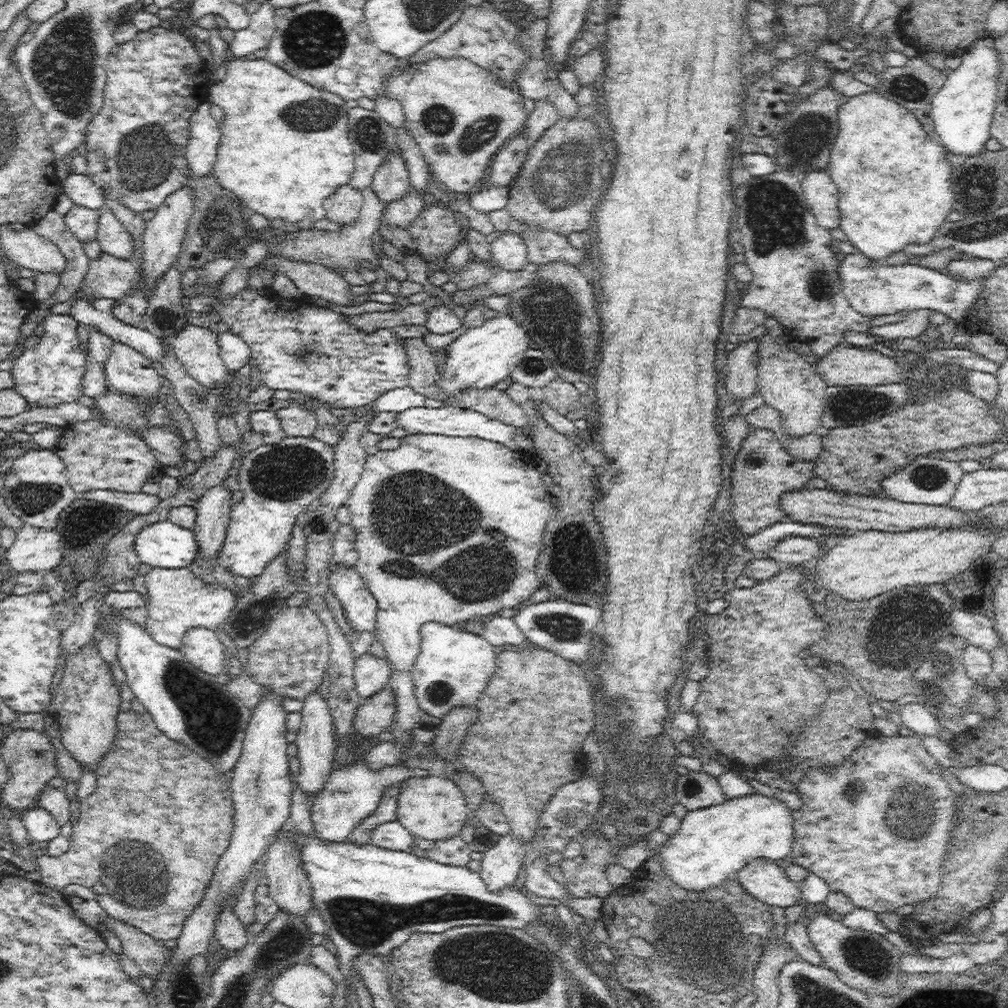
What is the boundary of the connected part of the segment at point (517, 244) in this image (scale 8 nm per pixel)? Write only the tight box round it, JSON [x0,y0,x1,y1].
[490,232,528,271]

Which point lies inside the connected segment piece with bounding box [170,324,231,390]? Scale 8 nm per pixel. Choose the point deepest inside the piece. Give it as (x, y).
(196, 348)

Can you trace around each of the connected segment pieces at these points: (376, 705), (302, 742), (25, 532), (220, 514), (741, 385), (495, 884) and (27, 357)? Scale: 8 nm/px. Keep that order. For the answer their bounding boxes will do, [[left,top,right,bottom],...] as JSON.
[[353,688,396,738],[295,690,337,798],[6,524,63,574],[193,481,232,562],[724,337,759,400],[479,832,528,892],[10,314,87,407]]

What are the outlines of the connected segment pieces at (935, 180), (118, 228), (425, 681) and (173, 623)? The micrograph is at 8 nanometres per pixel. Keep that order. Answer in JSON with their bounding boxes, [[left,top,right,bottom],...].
[[828,90,954,261],[96,210,134,260],[413,622,496,718],[144,567,239,649]]

